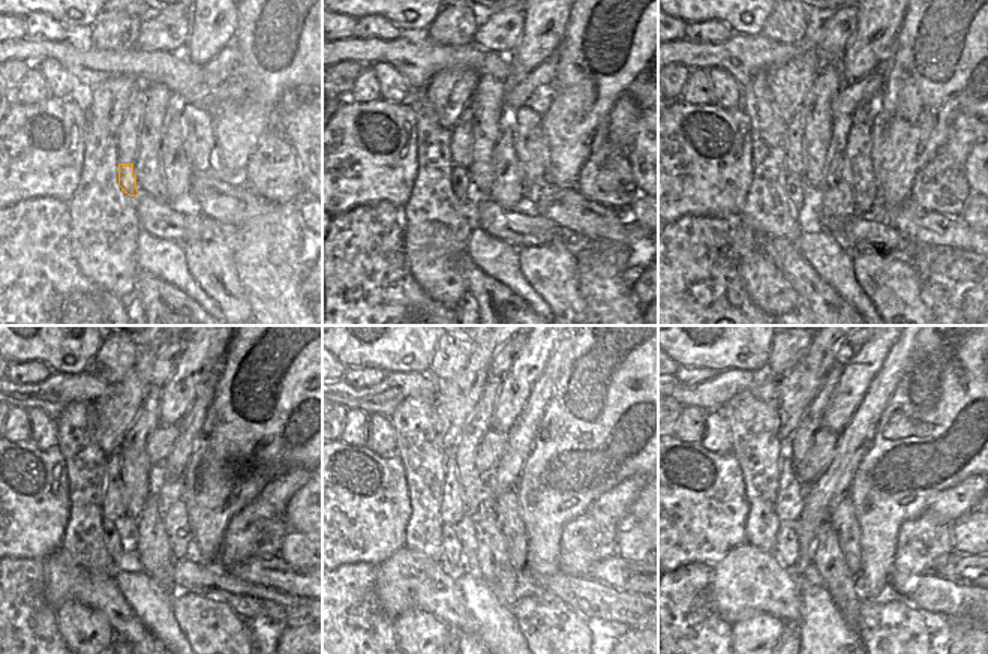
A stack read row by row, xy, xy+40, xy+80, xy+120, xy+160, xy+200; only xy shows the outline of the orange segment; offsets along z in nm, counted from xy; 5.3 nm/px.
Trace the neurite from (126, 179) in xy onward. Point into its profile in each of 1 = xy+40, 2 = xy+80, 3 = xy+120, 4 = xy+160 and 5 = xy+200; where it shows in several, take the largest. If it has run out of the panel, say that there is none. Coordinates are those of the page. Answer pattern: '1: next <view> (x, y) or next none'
1: next xy+40 (461, 183)
2: next xy+80 (798, 192)
3: next xy+120 (125, 561)
4: next xy+160 (452, 554)
5: next xy+200 (786, 551)

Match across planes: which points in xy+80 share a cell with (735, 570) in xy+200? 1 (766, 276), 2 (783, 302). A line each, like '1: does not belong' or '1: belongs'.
1: does not belong
2: does not belong

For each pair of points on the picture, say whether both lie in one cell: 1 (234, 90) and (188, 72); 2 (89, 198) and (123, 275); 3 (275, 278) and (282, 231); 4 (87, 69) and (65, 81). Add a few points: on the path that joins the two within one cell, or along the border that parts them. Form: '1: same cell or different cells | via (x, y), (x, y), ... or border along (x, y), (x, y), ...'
1: same cell | via (222, 90), (206, 90), (200, 84)
2: same cell | via (102, 218), (104, 249), (107, 255)
3: same cell | via (273, 266), (273, 243)
4: different cells | border along (42, 60), (53, 59), (75, 81), (80, 90)

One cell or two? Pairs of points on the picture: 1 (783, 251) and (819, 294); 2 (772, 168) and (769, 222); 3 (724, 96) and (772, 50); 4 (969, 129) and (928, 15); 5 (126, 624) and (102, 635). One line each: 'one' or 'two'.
1: one
2: one
3: two
4: two
5: two

